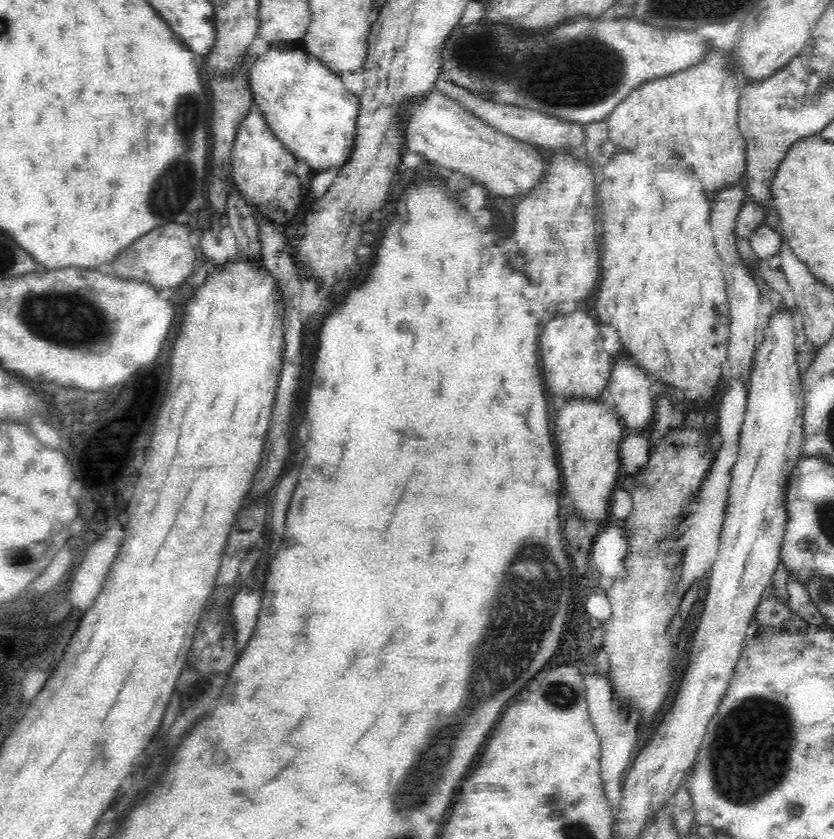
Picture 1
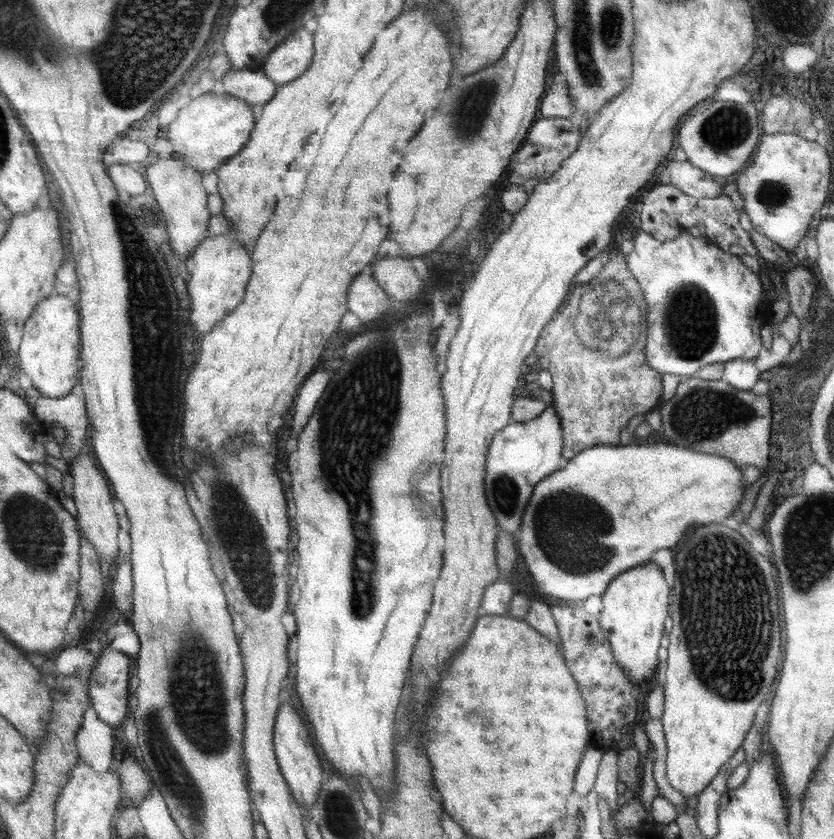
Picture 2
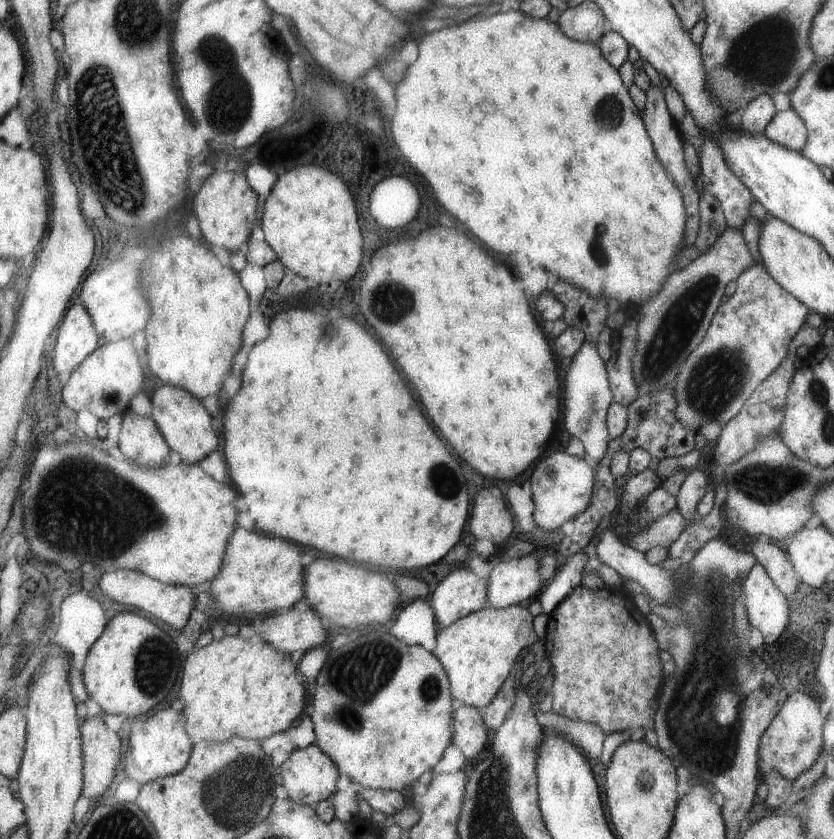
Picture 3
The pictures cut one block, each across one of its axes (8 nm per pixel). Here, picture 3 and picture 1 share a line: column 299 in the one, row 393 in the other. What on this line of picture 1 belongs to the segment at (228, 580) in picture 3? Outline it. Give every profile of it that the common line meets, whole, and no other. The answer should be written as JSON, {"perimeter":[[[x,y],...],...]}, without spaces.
{"perimeter":[[[572,312],[566,316],[556,314],[554,320],[550,320],[542,334],[540,334],[540,358],[542,358],[542,372],[544,372],[544,384],[546,384],[546,396],[550,394],[554,400],[558,396],[570,400],[600,400],[600,394],[604,388],[608,388],[608,382],[612,378],[612,360],[604,348],[602,348],[602,326],[600,320],[594,316],[588,316],[586,312]]]}

